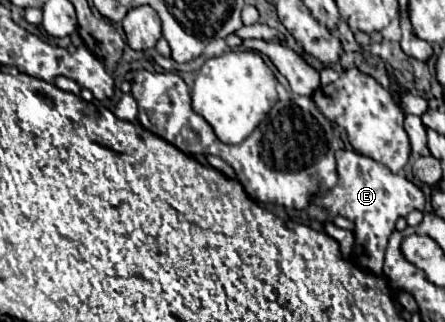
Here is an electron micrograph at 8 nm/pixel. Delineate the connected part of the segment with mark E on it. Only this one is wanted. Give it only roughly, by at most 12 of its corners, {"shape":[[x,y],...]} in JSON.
{"shape":[[338,150],[340,180],[320,194],[354,222],[350,262],[380,276],[400,216],[424,194],[354,150]]}

